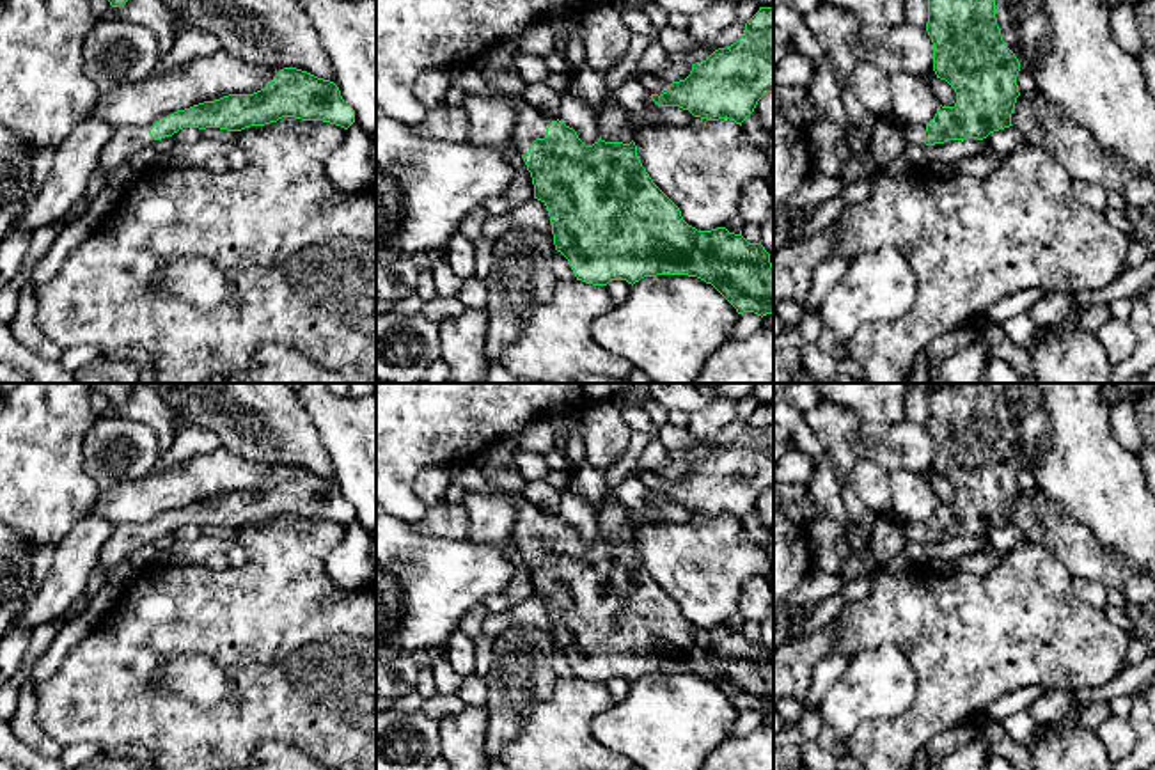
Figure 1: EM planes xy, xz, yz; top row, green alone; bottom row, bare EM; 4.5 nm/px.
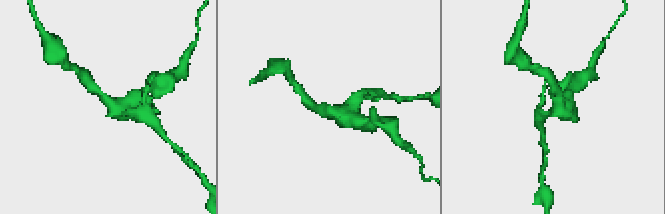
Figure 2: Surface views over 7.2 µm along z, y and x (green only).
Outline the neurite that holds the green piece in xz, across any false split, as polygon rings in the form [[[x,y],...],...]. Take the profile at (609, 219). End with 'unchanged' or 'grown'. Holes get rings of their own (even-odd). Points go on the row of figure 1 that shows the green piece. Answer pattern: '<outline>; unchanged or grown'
[[[477,62],[452,67],[451,87],[465,96],[509,96],[516,103],[511,138],[530,172],[534,199],[546,206],[555,250],[568,259],[577,280],[593,286],[626,280],[633,286],[644,277],[688,275],[711,284],[738,314],[774,314],[774,266],[765,247],[726,227],[697,231],[688,225],[642,167],[633,140],[605,142],[600,137],[585,145],[559,117],[546,117],[522,96],[493,89]]]; grown

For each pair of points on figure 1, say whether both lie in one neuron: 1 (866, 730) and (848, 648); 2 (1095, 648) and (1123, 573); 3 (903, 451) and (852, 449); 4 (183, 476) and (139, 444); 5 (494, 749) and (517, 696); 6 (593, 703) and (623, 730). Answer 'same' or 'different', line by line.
1: same
2: different
3: same
4: different
5: same
6: different

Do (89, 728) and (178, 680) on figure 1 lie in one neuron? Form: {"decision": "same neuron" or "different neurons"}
{"decision": "different neurons"}

